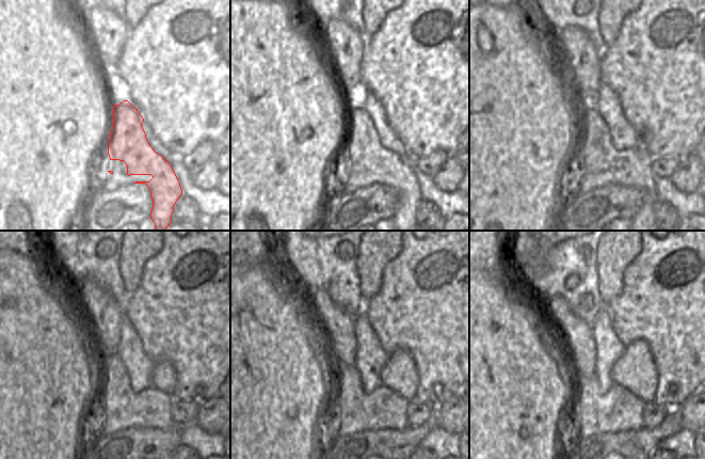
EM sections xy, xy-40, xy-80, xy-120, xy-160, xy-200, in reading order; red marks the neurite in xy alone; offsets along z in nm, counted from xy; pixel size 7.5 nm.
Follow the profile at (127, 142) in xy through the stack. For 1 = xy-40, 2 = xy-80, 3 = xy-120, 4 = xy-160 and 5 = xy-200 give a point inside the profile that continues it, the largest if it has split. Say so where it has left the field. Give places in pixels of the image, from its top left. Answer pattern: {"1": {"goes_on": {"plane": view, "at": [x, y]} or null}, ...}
{"1": {"goes_on": {"plane": "xy-40", "at": [363, 144]}}, "2": {"goes_on": {"plane": "xy-80", "at": [596, 138]}}, "3": {"goes_on": {"plane": "xy-120", "at": [115, 377]}}, "4": {"goes_on": {"plane": "xy-160", "at": [348, 376]}}, "5": {"goes_on": {"plane": "xy-200", "at": [592, 383]}}}

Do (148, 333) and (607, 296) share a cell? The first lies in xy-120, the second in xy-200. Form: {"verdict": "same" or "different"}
{"verdict": "different"}

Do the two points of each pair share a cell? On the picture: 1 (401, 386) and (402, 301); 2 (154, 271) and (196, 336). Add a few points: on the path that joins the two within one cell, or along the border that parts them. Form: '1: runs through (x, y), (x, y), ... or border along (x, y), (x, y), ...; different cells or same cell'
1: border along (389, 353), (404, 350), (412, 358), (416, 370); different cells
2: runs through (170, 287), (196, 314), (196, 320); same cell

